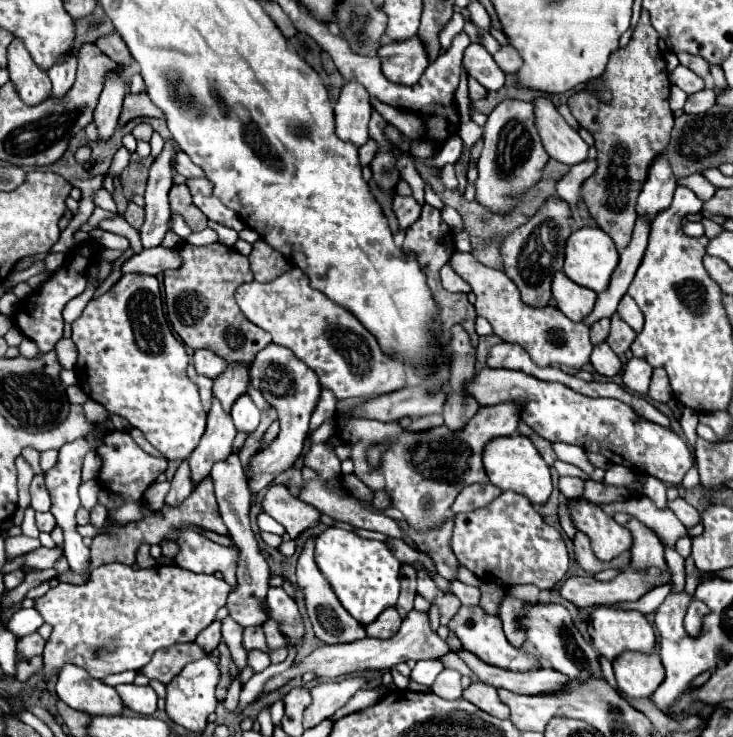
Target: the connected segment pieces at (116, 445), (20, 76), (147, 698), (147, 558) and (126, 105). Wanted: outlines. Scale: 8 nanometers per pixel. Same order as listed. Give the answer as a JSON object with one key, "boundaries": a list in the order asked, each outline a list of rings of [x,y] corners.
{"boundaries":[[[[113,430],[113,432],[107,432],[103,438],[101,438],[101,444],[97,446],[97,454],[101,456],[103,460],[103,466],[101,466],[101,472],[99,472],[99,482],[103,488],[111,490],[111,492],[119,492],[125,496],[127,504],[119,510],[113,510],[109,512],[111,514],[111,520],[113,522],[133,522],[133,520],[139,520],[143,518],[143,514],[139,512],[139,502],[143,498],[143,492],[149,488],[151,482],[155,482],[155,478],[165,472],[167,468],[167,460],[163,458],[155,458],[147,452],[143,452],[135,442],[133,438],[129,436],[129,432],[121,432],[121,430]]],[[[15,38],[9,44],[7,58],[9,58],[9,76],[25,104],[35,106],[37,102],[43,102],[45,98],[51,96],[51,82],[47,70],[41,70],[33,62],[29,50],[25,50],[25,44],[21,44],[21,40]]],[[[119,684],[119,686],[115,686],[115,690],[127,708],[131,708],[143,716],[151,716],[157,710],[157,694],[151,686]]],[[[143,544],[137,550],[137,564],[139,564],[139,568],[153,568],[153,566],[157,566],[157,560],[149,554],[149,546],[147,544]]],[[[141,92],[141,94],[127,94],[127,98],[123,100],[123,112],[121,112],[119,124],[125,124],[131,118],[139,118],[139,116],[163,118],[161,110],[149,100],[149,96],[145,92]]]]}

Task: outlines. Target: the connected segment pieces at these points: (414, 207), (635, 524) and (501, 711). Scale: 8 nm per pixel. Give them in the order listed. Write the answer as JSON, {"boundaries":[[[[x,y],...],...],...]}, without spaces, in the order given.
{"boundaries":[[[[395,196],[393,198],[393,210],[399,218],[401,230],[407,230],[421,214],[421,204],[413,196]]],[[[617,514],[615,522],[625,526],[633,534],[631,566],[637,572],[639,570],[649,570],[649,568],[659,568],[659,570],[667,568],[665,548],[659,542],[659,538],[647,526],[643,526],[637,518],[633,518],[629,514]]],[[[471,682],[463,690],[463,698],[473,702],[477,708],[489,712],[495,718],[509,718],[509,708],[499,700],[497,690],[493,686],[487,686],[481,682]]]]}

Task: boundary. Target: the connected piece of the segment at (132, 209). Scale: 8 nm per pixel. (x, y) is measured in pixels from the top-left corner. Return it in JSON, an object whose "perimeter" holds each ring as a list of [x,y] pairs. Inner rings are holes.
{"perimeter":[[[130,202],[123,217],[132,227],[139,230],[144,223],[145,212],[142,207]]]}

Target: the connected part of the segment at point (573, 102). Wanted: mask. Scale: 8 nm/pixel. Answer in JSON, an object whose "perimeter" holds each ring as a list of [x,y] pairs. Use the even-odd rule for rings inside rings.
{"perimeter":[[[643,10],[629,44],[609,56],[605,74],[589,82],[567,102],[575,120],[595,138],[597,148],[597,170],[583,182],[581,198],[597,226],[613,238],[617,250],[623,250],[631,240],[637,220],[637,196],[647,178],[647,168],[651,160],[667,148],[673,128],[673,112],[667,102],[671,84],[657,40],[659,34],[649,22],[649,12]],[[599,84],[611,90],[609,102],[597,98]]]}

